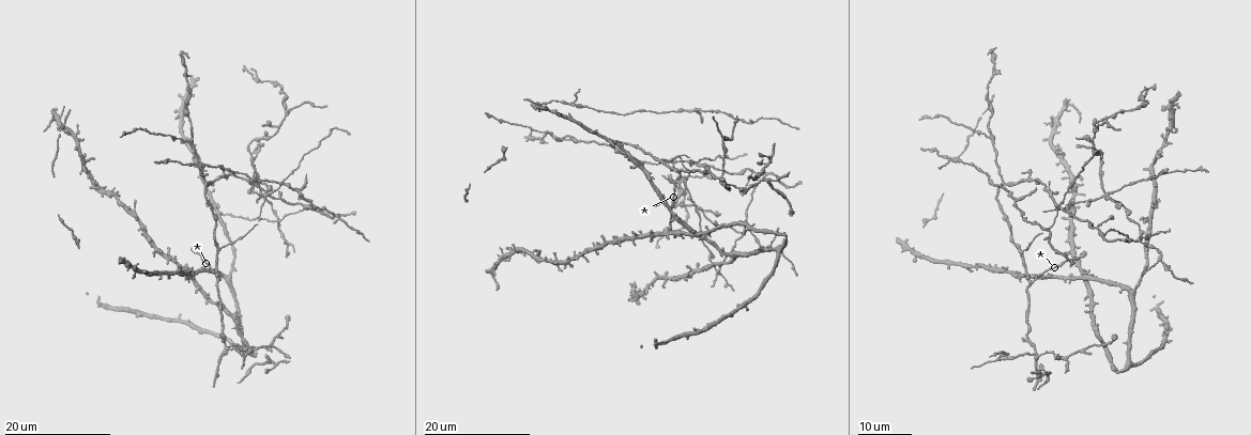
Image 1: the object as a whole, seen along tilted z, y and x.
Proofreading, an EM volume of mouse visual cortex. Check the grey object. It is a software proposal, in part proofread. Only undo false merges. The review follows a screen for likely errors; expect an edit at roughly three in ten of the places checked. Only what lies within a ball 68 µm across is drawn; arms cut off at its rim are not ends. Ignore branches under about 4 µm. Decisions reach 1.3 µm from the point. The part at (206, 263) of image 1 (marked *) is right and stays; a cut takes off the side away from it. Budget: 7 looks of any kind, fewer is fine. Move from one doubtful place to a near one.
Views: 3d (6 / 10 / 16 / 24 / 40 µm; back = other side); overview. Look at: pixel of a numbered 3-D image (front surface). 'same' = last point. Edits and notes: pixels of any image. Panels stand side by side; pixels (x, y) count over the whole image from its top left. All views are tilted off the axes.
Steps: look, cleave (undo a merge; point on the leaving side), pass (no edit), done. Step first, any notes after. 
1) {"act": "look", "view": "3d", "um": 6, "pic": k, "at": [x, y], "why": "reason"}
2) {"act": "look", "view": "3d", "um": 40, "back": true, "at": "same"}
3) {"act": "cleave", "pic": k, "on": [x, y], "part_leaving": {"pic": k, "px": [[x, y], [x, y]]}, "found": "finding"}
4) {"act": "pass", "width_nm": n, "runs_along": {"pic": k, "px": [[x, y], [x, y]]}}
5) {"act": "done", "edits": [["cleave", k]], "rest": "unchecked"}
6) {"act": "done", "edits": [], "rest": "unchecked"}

{"act": "look", "view": "3d", "um": 24, "pic": 1, "at": [1106, 193], "why": "four or more arms meet"}

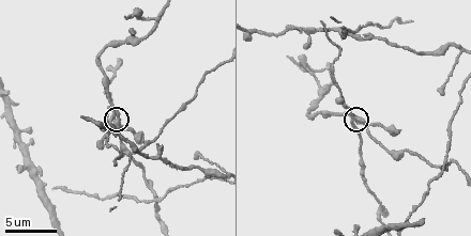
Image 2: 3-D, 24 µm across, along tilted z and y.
{"act": "look", "view": "3d", "um": 6, "pic": 2, "at": [355, 119], "why": "zoom in"}

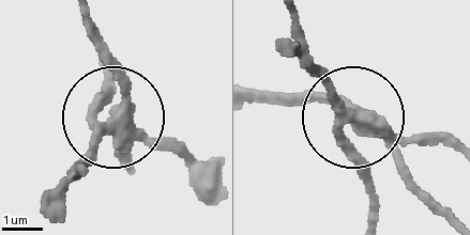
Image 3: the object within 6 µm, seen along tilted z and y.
{"act": "cleave", "pic": 3, "on": [106, 85], "side_arm_um": 22, "arms": 4, "found": "two neurons meet here"}

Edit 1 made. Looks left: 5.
{"act": "look", "view": "3d", "um": 6, "pic": 2, "at": [156, 16], "why": "three-way junction"}

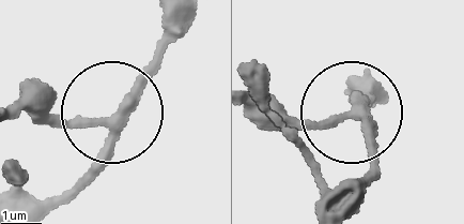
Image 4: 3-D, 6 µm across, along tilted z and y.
{"act": "look", "view": "3d", "um": 6, "back": true, "pic": 4, "at": [356, 114]}

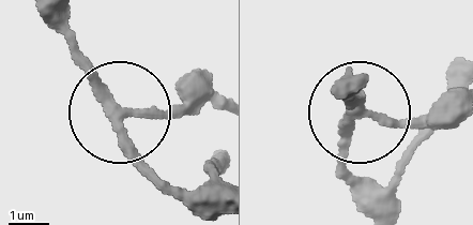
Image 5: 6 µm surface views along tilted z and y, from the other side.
{"act": "pass", "arms": 3, "found": "continuous, no second neuron"}

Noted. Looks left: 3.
{"act": "look", "view": "3d", "um": 16, "pic": 2, "at": [37, 189]}

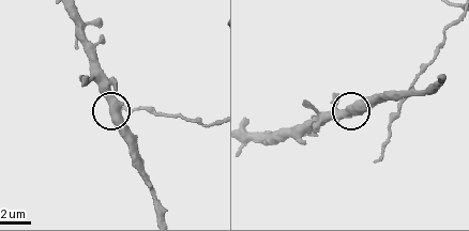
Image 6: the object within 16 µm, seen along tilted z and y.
{"act": "look", "view": "3d", "um": 16, "back": true, "pic": 6, "at": [114, 111], "why": "from behind"}

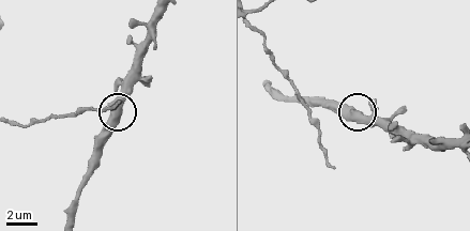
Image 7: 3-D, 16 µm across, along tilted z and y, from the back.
{"act": "pass", "found": "all the same neuron"}

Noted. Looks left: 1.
{"act": "done", "edits": [["cleave", 3]], "rest": "unchecked"}

